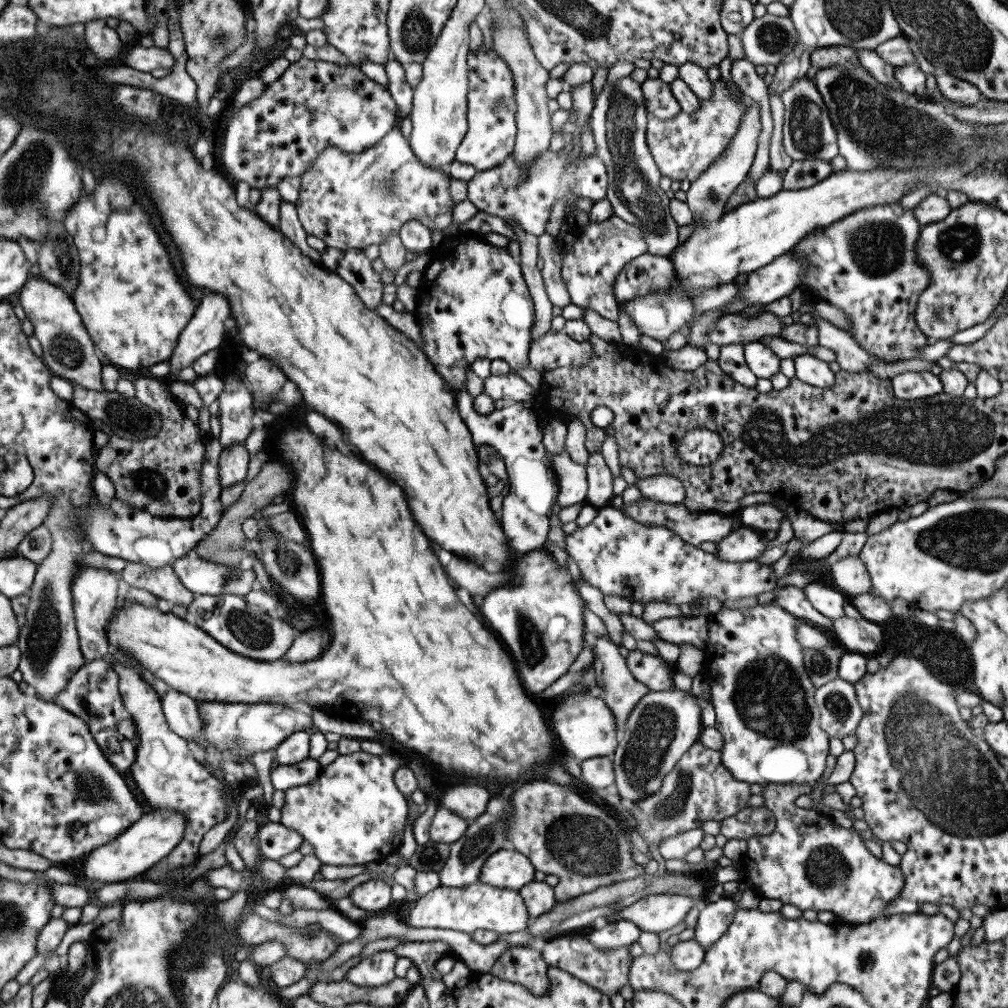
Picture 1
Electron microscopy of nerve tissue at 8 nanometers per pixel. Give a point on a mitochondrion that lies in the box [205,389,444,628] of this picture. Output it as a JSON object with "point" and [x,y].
{"point":[284,553]}

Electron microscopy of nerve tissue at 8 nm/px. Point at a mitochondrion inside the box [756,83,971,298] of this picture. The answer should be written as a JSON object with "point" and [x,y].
{"point":[876,247]}

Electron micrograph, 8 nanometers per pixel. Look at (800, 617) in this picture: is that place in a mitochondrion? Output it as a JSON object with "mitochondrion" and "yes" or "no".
{"mitochondrion":"no"}

